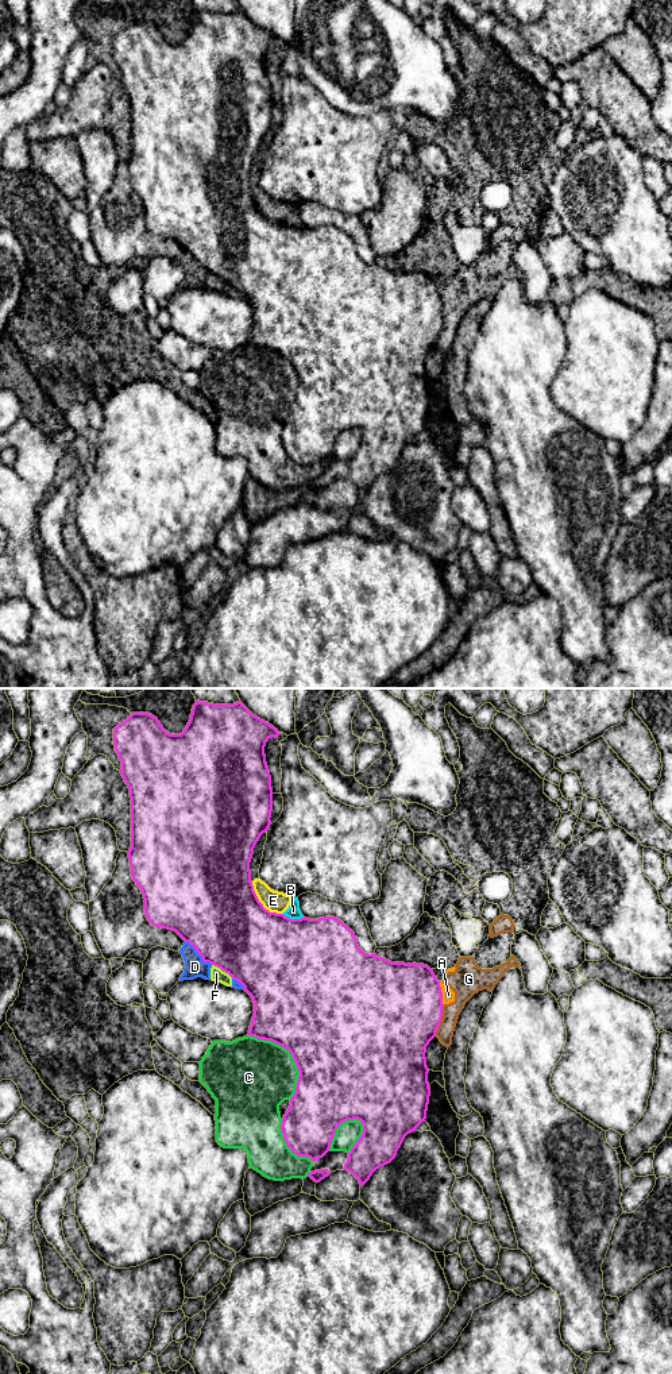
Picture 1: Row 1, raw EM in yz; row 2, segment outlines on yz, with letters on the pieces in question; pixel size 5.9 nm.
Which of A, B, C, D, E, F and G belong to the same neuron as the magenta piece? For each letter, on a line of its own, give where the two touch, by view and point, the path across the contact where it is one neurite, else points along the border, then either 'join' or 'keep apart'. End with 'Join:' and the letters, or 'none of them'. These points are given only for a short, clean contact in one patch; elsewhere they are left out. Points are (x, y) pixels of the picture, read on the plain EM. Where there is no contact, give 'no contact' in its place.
A: contact yz (441, 303); keep apart
B: contact yz (293, 228); keep apart
C: contact yz (292, 365); keep apart
D: contact yz (199, 262); keep apart
E: contact yz (261, 212); keep apart
F: contact yz (223, 280); keep apart
G: contact yz (440, 330); keep apart
Join: none of them

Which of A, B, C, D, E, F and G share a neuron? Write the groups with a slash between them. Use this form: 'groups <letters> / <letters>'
groups A B G / C / D F / E

